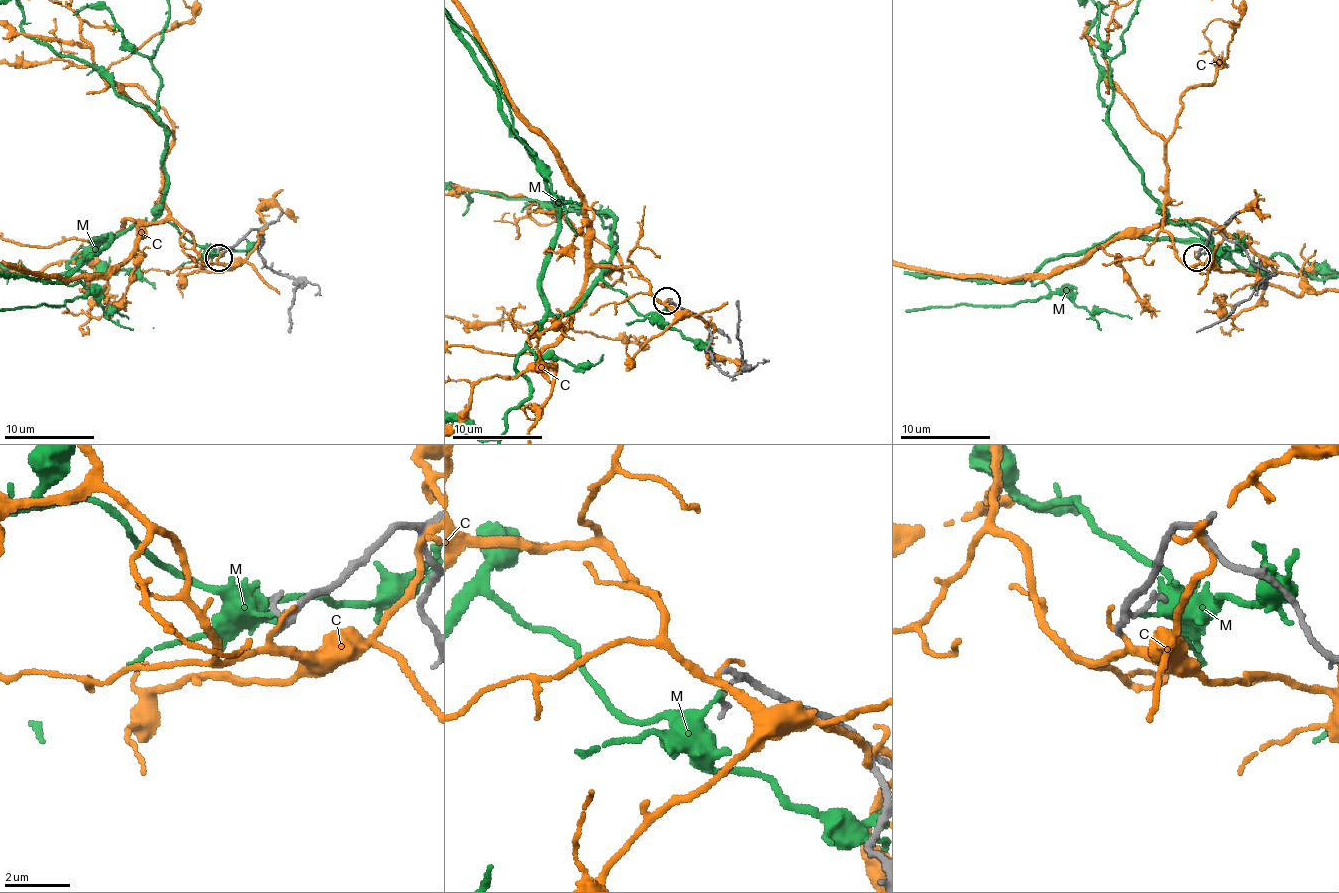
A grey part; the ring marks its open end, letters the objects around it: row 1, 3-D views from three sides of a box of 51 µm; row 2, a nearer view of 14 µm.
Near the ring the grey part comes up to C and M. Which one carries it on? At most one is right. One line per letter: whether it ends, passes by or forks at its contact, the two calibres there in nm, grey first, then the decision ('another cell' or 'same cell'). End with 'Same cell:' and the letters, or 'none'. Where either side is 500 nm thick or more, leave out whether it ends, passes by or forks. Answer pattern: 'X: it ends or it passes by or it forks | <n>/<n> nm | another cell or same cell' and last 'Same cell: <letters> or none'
C: it passes by | 160/180 nm | another cell
M: it ends | 180/140 nm | another cell
Same cell: none

